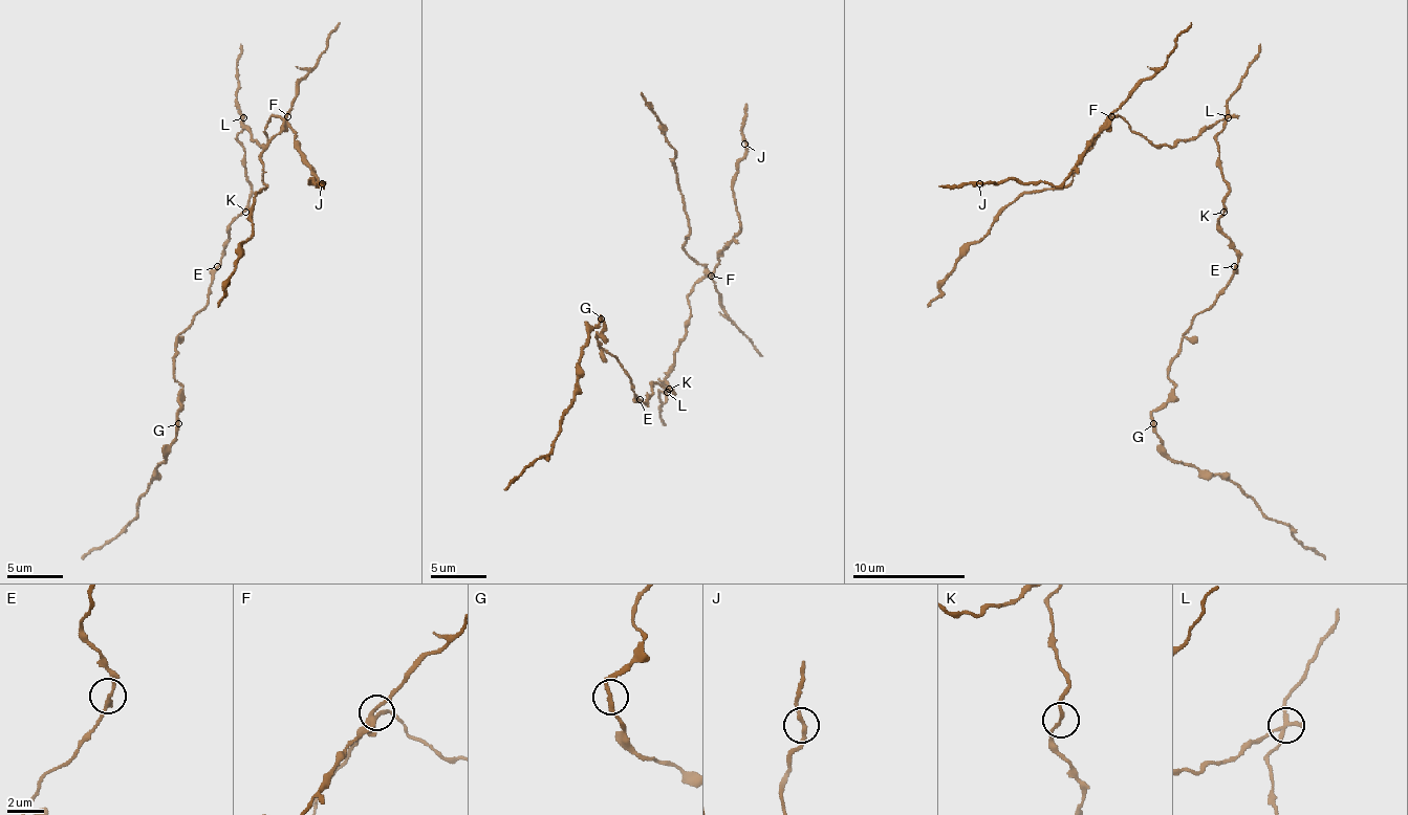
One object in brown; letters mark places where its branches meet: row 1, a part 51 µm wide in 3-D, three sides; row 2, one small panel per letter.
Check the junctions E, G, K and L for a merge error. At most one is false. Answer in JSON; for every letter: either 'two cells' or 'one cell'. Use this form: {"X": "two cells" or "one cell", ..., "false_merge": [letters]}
{"E": "one cell", "G": "one cell", "K": "one cell", "L": "two cells", "false_merge": ["L"]}

